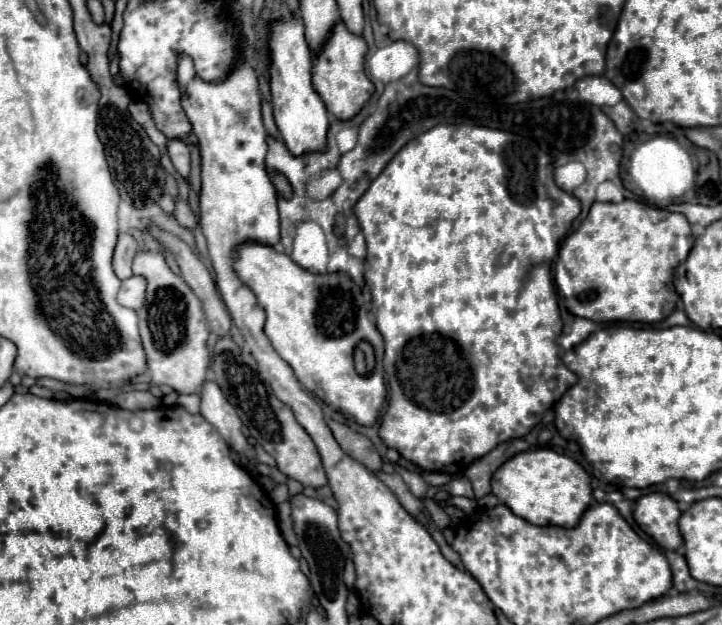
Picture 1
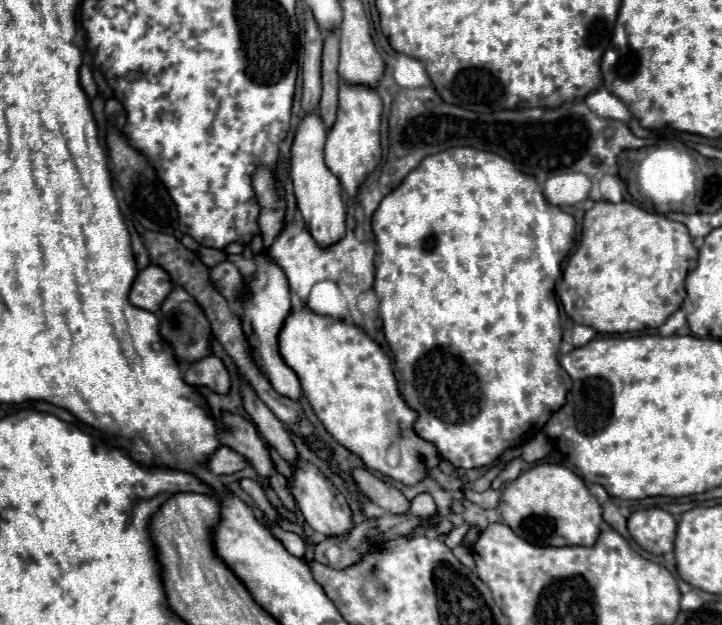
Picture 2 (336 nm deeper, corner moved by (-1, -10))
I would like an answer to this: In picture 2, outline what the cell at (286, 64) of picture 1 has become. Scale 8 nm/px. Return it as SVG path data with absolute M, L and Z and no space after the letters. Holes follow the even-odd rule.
M318 113L304 115L292 143L290 177L294 181L294 195L296 195L298 211L304 219L306 231L314 237L314 241L320 247L330 247L338 243L346 233L346 209L344 209L344 201L340 193L340 181L328 171L324 163L324 143L326 143L326 129Z

